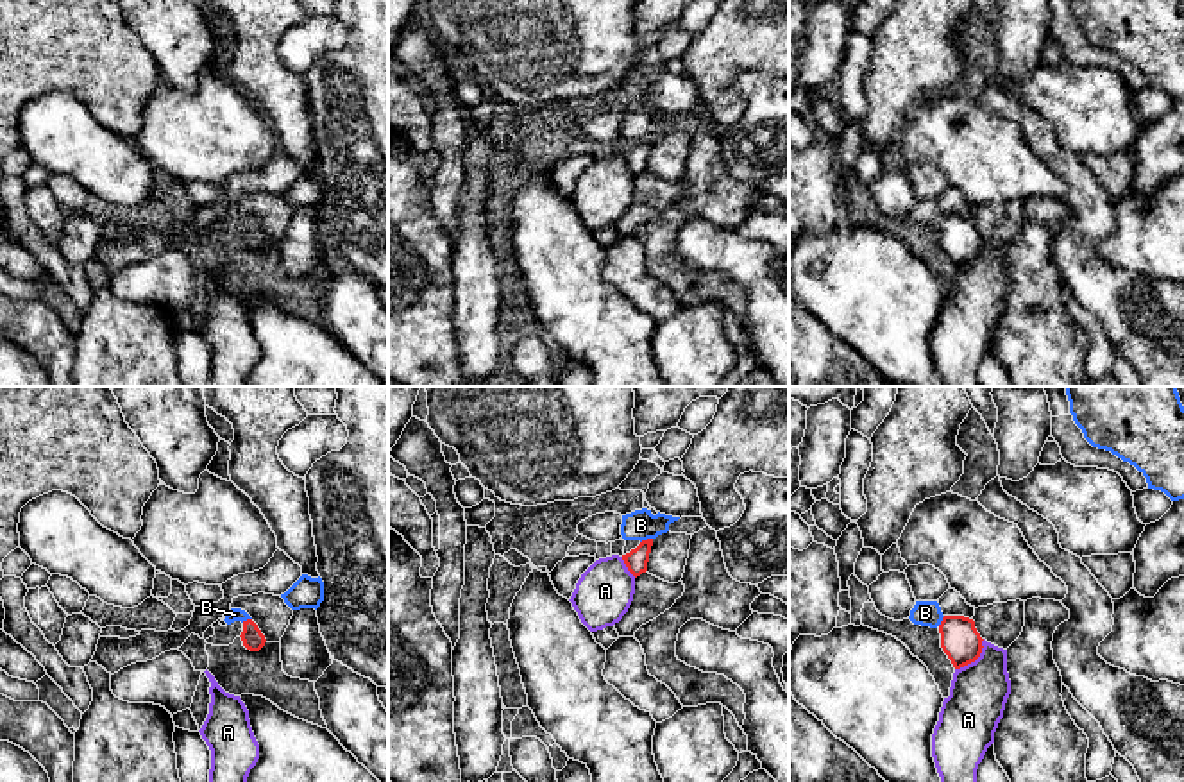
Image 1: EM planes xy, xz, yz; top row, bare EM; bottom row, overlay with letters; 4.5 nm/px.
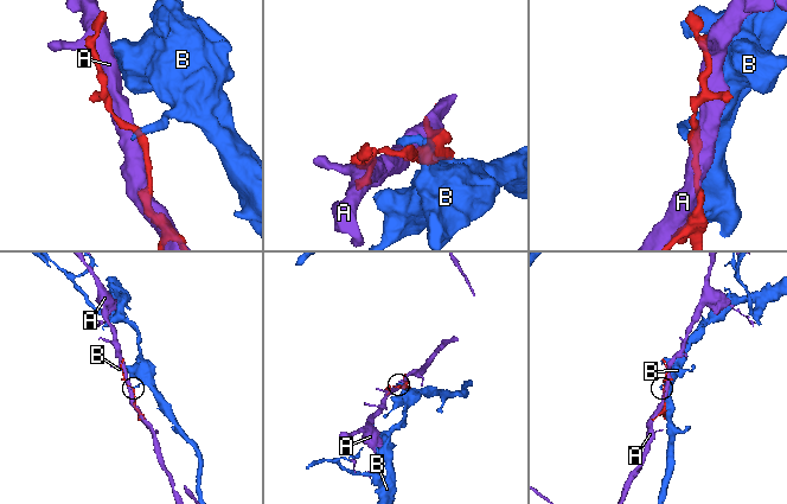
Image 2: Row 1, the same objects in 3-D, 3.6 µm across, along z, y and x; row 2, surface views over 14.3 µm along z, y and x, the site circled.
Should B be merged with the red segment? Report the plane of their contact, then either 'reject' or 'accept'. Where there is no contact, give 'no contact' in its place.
contact in xz; reject

